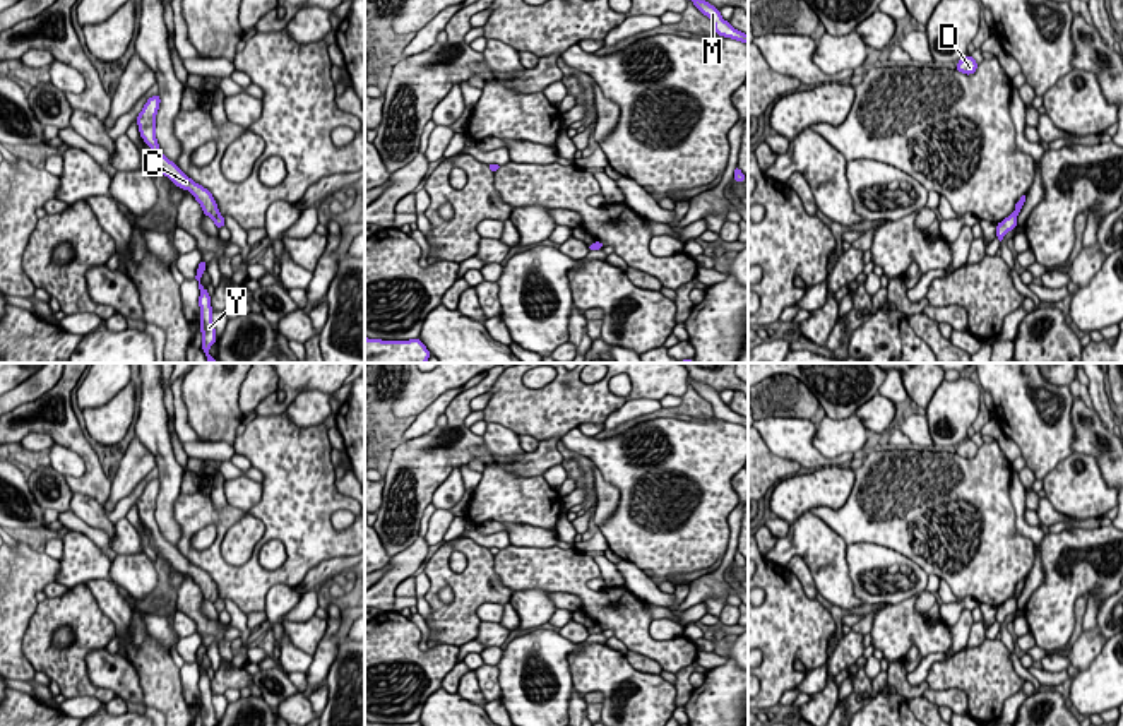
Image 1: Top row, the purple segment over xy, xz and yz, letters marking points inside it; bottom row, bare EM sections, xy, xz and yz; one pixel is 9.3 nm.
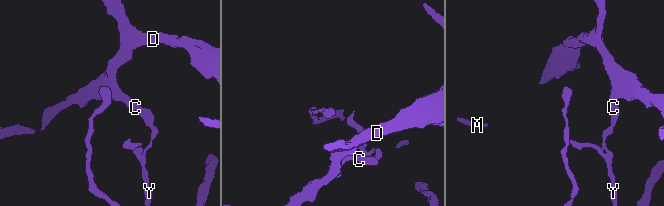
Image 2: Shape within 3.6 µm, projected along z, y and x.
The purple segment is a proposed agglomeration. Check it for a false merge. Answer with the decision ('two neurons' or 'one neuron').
two neurons

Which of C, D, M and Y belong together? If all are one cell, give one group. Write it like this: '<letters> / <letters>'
C D M / Y

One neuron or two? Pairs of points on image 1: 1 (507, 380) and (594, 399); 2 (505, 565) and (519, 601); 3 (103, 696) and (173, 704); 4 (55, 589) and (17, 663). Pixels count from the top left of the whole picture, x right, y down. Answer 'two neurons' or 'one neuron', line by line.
1: one neuron
2: two neurons
3: two neurons
4: two neurons

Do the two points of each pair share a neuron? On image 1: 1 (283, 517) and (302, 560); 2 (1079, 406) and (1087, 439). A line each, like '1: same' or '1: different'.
1: same
2: same

